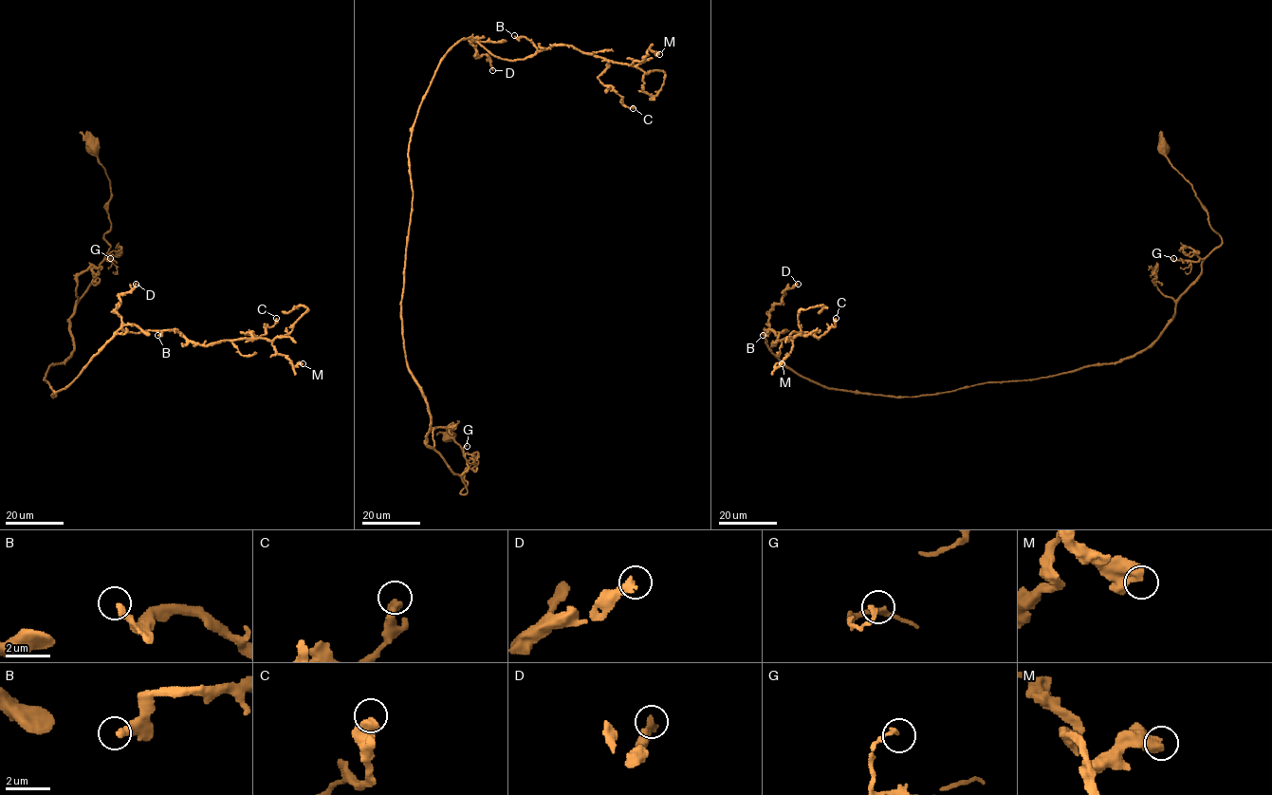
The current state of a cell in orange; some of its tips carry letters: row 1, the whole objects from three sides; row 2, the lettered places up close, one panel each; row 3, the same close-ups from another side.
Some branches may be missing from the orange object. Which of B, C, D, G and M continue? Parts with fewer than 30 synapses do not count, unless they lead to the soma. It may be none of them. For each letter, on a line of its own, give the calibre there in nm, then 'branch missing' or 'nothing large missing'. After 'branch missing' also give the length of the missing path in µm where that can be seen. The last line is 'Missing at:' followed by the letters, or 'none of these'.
B: calibre 320 nm; nothing large missing
C: calibre 500 nm; nothing large missing
D: calibre 280 nm; branch missing; missing 90 µm
G: calibre 170 nm; nothing large missing
M: calibre 600 nm; nothing large missing
Missing at: D

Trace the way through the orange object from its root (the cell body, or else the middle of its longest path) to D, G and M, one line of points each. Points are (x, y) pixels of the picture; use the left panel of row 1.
D: (93, 146), (110, 248), (70, 319), (72, 353), (46, 372), (52, 397), (120, 326), (136, 284)
G: (93, 146), (110, 184), (111, 228), (104, 234), (110, 245), (105, 258), (112, 261), (106, 260), (110, 258)
M: (93, 146), (110, 248), (70, 319), (72, 353), (46, 372), (52, 396), (119, 329), (266, 338), (303, 363)

